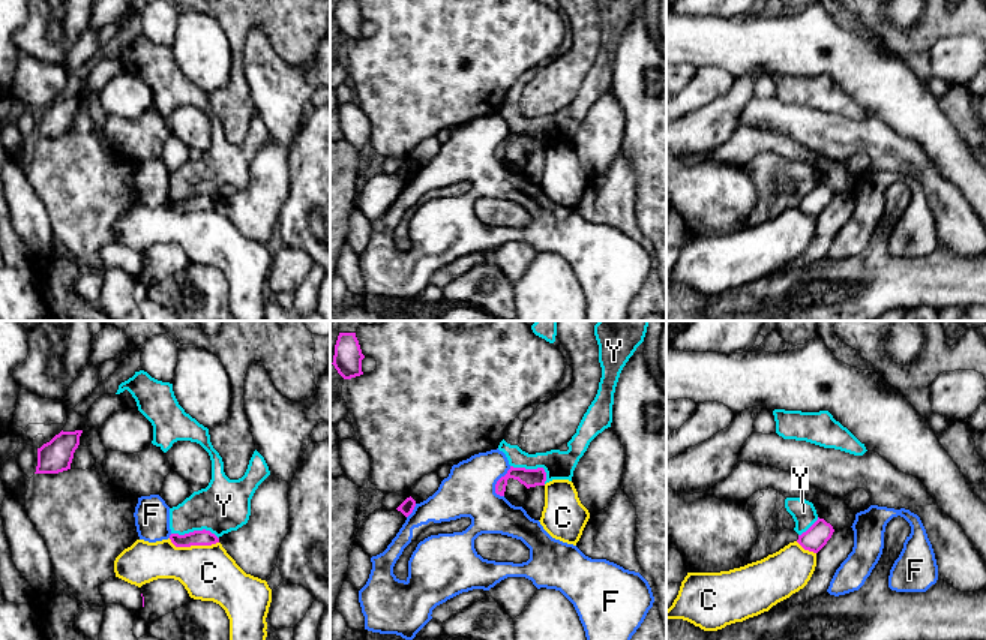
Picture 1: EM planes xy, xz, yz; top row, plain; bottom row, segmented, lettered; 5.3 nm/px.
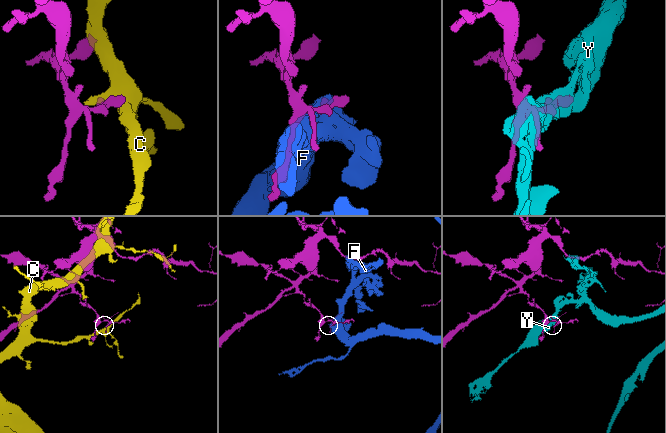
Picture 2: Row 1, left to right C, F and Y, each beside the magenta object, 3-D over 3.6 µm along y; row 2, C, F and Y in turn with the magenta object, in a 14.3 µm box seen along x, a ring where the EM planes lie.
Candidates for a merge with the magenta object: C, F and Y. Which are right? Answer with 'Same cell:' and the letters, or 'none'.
Same cell: none

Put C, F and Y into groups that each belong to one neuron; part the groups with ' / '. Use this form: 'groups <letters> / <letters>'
groups C / F / Y

